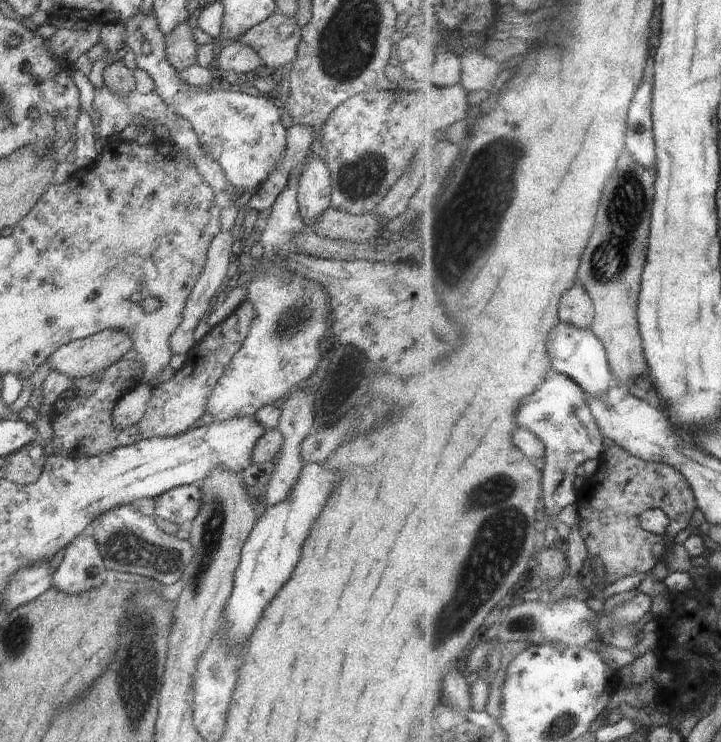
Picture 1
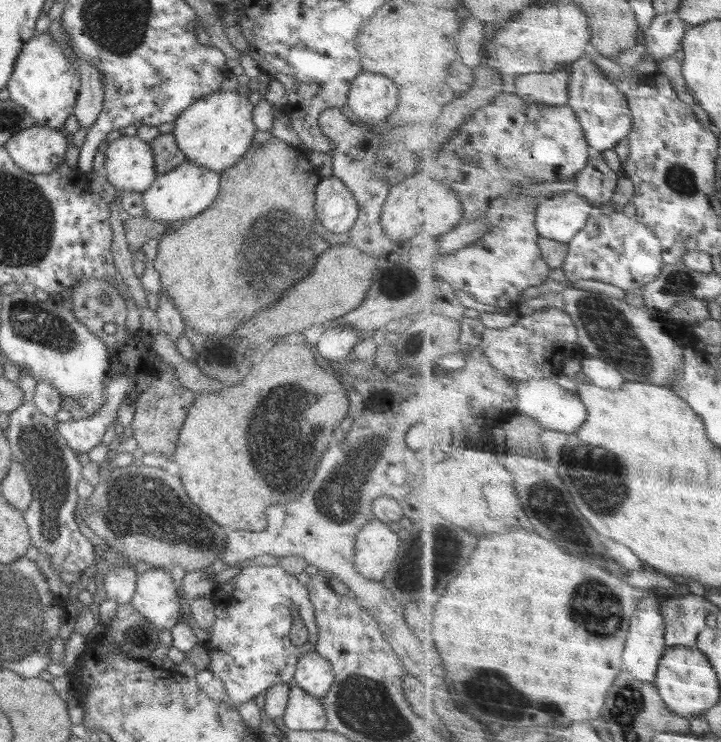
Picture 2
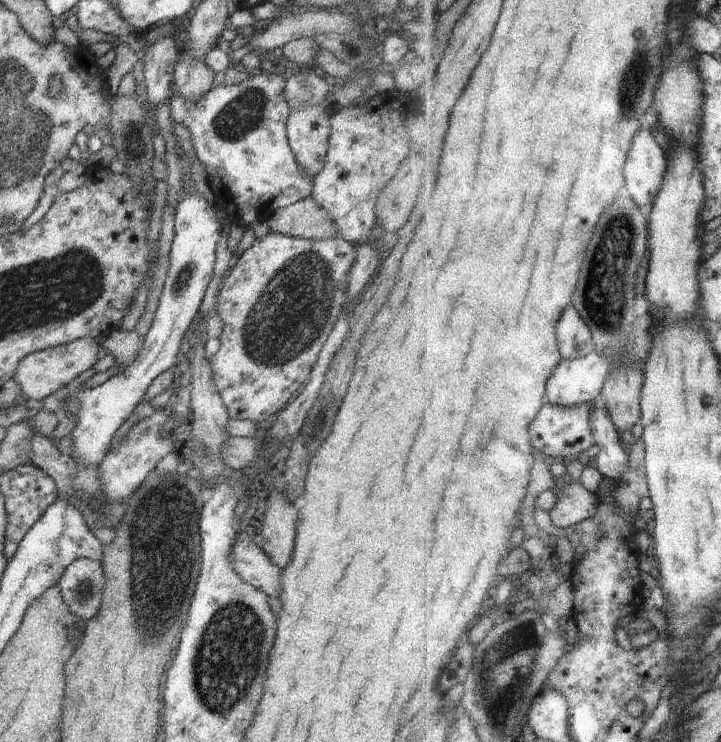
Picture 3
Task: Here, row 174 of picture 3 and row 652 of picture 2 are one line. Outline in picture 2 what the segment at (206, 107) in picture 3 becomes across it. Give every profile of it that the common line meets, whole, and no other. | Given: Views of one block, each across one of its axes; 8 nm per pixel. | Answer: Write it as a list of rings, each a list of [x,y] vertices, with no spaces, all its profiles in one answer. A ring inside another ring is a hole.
[[[252,563],[240,565],[240,573],[232,581],[216,585],[214,591],[215,623],[208,629],[210,638],[206,641],[212,671],[225,686],[229,702],[235,707],[243,702],[253,700],[258,694],[264,693],[273,684],[295,684],[295,670],[298,659],[305,653],[315,650],[318,631],[315,621],[314,605],[308,596],[306,586],[298,582],[296,576],[288,575],[280,565],[260,566]],[[292,608],[298,612],[302,624],[308,630],[308,639],[303,646],[294,646],[290,639],[292,630]]]

